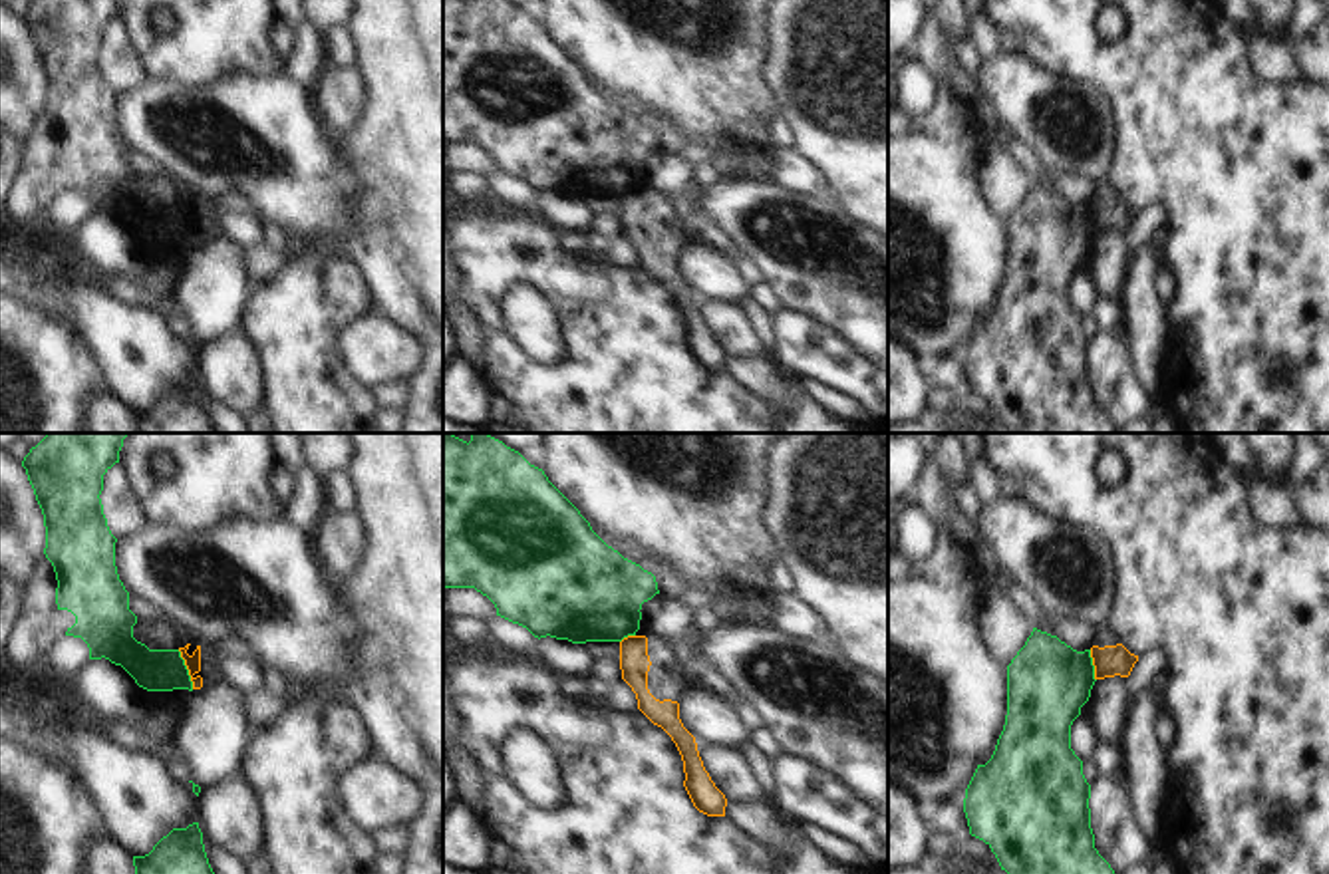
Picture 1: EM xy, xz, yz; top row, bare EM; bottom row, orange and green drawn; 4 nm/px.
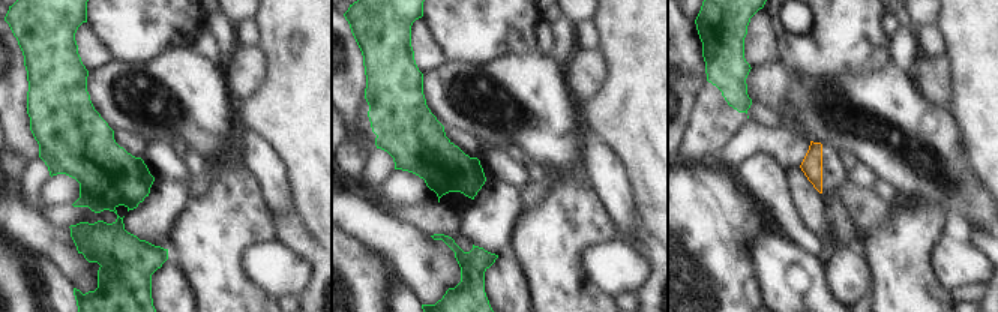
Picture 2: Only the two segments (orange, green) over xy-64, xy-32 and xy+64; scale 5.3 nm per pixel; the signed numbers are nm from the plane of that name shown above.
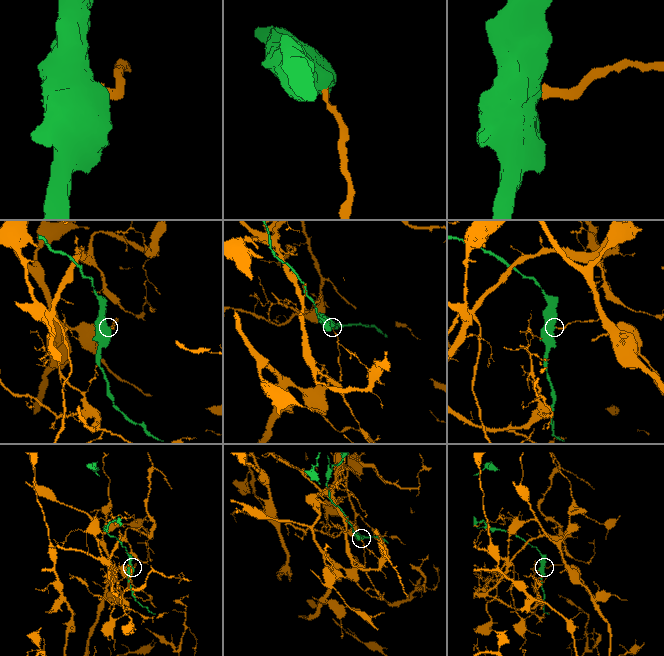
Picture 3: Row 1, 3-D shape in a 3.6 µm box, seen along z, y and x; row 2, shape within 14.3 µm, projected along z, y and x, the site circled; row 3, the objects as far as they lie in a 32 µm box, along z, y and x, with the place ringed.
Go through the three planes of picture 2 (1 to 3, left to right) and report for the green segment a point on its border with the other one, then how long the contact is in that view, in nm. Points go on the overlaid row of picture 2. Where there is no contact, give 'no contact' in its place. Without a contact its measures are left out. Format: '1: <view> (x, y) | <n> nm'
1: no contact
2: no contact
3: no contact

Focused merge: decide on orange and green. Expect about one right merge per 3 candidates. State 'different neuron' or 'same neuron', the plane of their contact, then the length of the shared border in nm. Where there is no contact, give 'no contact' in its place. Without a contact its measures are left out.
different neuron | xy | 170 nm

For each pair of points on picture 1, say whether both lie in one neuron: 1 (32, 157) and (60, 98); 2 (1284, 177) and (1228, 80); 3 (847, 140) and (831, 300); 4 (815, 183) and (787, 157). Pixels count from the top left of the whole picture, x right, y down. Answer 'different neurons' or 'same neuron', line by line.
1: same neuron
2: same neuron
3: different neurons
4: same neuron

